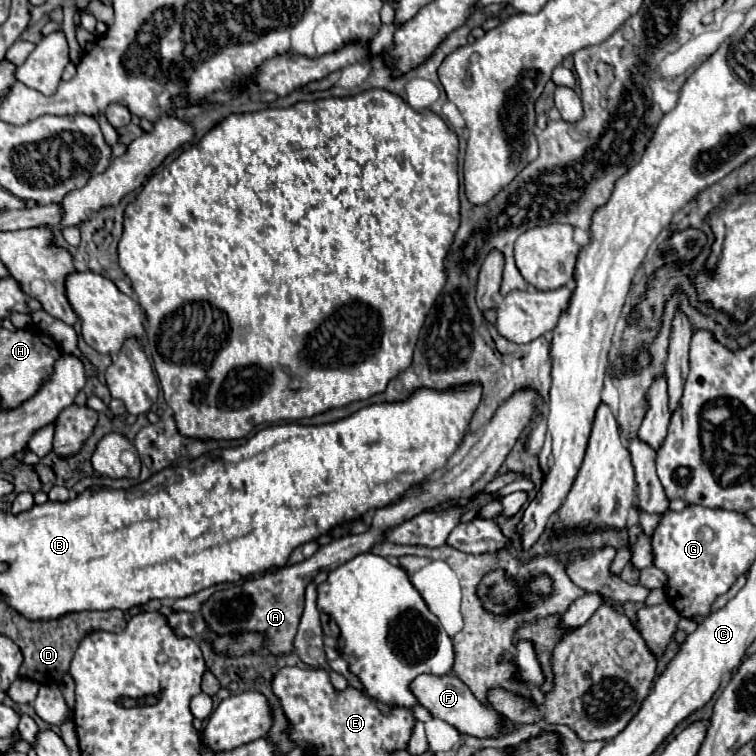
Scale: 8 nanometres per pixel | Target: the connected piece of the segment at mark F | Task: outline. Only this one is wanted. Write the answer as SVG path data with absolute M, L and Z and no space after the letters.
M419 675L411 683L411 691L415 693L417 701L431 711L433 717L447 721L449 725L459 729L463 735L471 735L471 737L479 737L479 739L487 739L487 737L497 739L497 737L505 737L505 735L511 735L513 731L517 731L513 721L509 721L499 711L483 705L481 701L477 701L475 695L469 691L469 687L455 675L441 675L441 677Z

